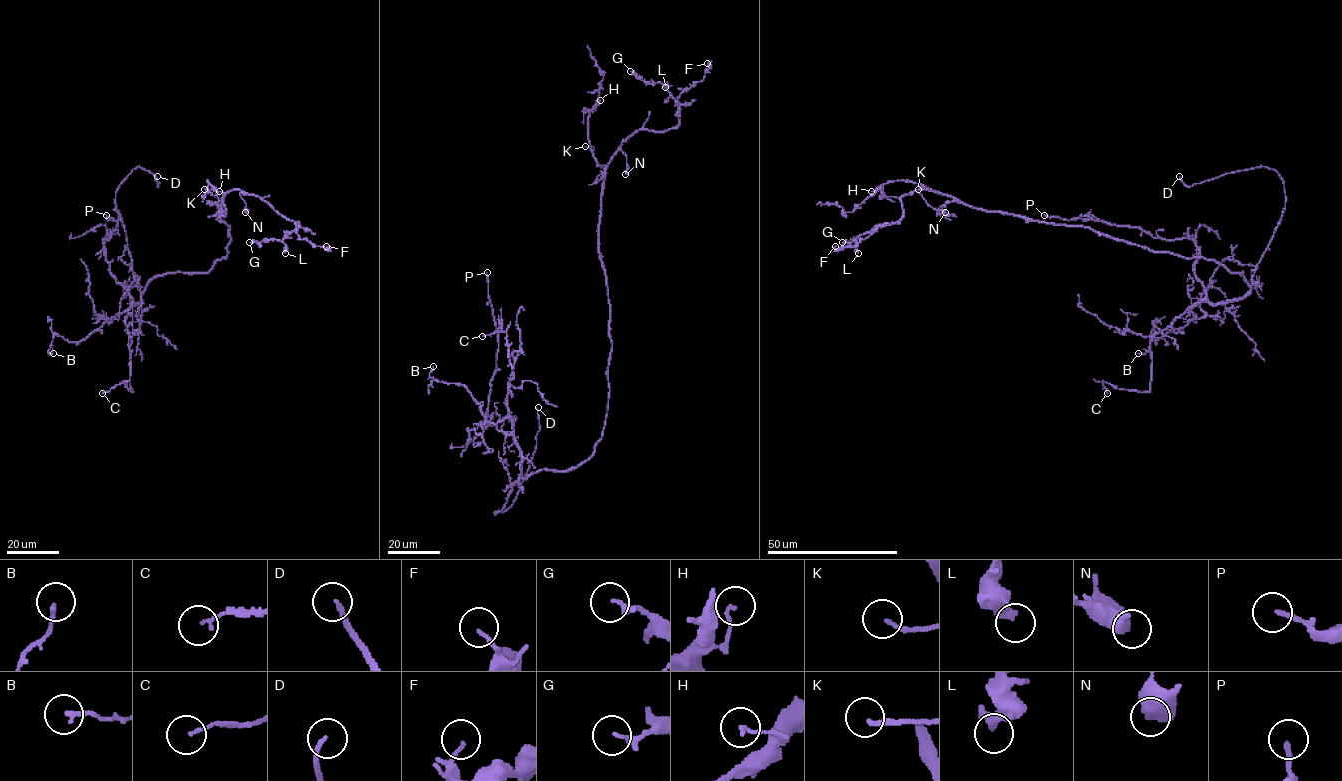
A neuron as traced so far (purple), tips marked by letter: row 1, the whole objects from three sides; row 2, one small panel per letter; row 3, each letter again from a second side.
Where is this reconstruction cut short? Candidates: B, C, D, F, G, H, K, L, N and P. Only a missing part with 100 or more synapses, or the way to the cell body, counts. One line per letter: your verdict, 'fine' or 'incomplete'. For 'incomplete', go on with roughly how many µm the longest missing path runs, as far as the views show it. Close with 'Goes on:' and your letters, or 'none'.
B: fine
C: fine
D: incomplete | 4 µm
F: fine
G: fine
H: fine
K: fine
L: fine
N: fine
P: fine
Goes on: D

